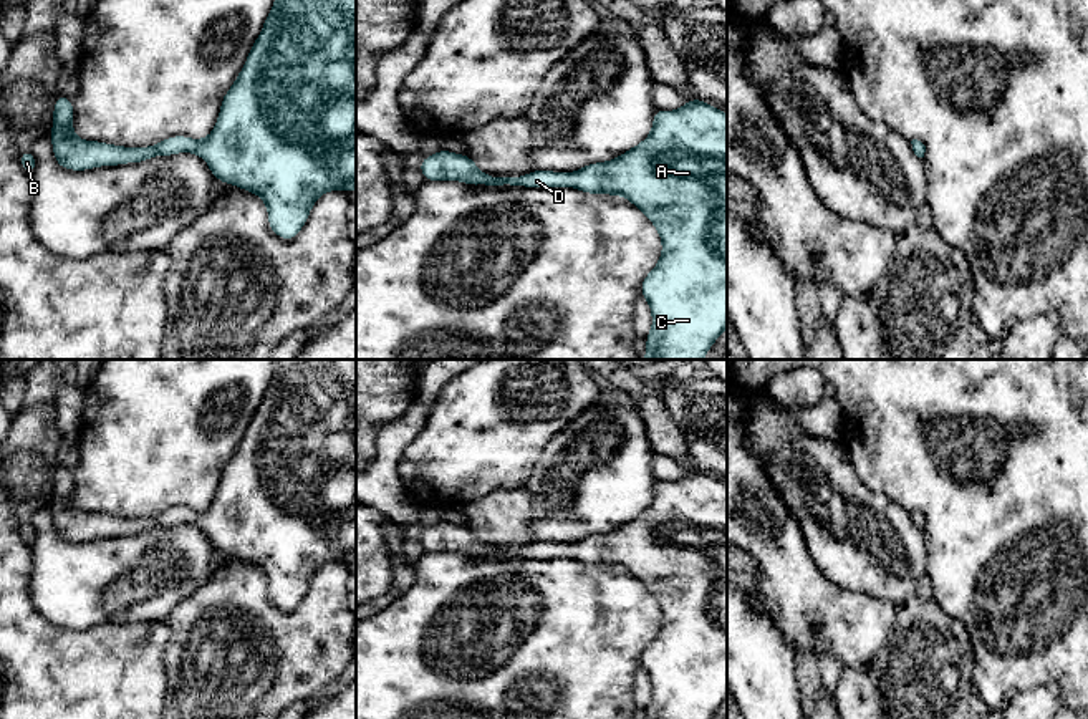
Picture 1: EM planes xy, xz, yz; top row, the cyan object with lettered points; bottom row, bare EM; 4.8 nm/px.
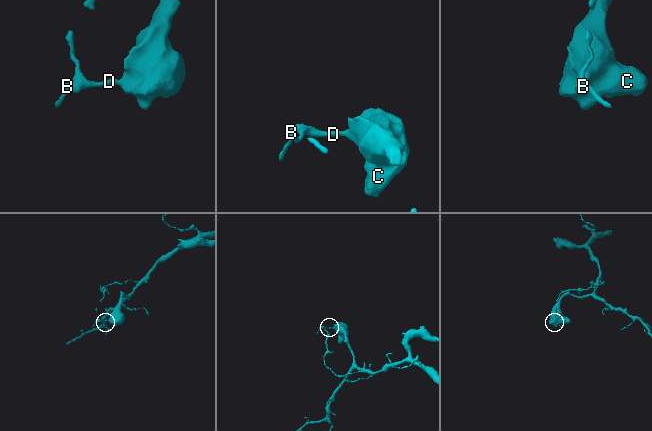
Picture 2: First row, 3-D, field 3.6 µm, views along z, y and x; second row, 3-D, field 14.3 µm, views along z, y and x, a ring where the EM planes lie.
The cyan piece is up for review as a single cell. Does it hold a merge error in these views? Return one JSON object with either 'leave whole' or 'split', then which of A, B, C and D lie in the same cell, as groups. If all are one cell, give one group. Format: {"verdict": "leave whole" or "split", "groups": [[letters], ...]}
{"verdict": "leave whole", "groups": [["A", "B", "C", "D"]]}

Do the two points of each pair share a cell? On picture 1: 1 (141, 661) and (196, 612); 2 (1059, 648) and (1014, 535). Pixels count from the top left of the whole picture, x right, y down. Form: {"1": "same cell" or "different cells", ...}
{"1": "different cells", "2": "same cell"}

